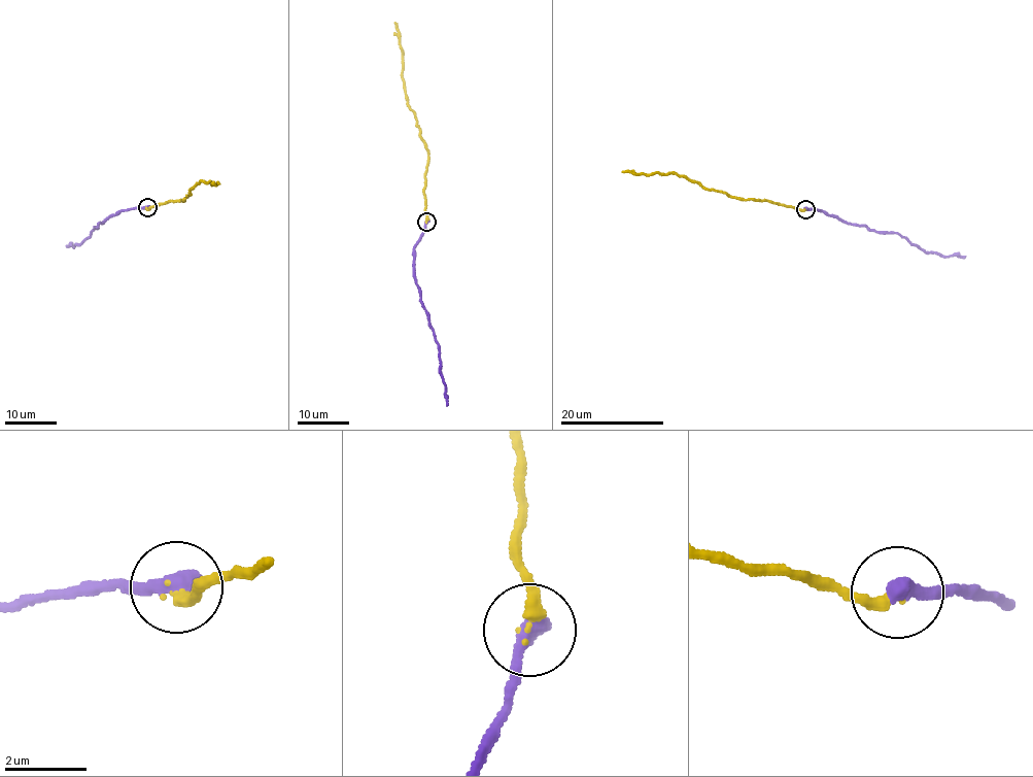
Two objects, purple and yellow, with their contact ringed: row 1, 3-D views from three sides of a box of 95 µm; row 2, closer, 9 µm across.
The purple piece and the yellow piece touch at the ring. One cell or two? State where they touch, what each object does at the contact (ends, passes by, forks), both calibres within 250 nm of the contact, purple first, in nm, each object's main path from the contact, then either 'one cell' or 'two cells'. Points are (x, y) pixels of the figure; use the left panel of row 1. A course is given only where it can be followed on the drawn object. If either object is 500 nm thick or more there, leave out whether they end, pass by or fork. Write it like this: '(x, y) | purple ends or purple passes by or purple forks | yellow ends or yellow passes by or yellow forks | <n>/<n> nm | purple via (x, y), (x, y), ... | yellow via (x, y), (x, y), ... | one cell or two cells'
(147, 207) | purple ends | yellow ends | 480/280 nm | purple via (147, 207), (139, 206), (106, 217), (97, 228), (93, 227), (89, 237), (79, 244), (67, 246) | yellow via (147, 207), (184, 200), (200, 181), (217, 183) | one cell

